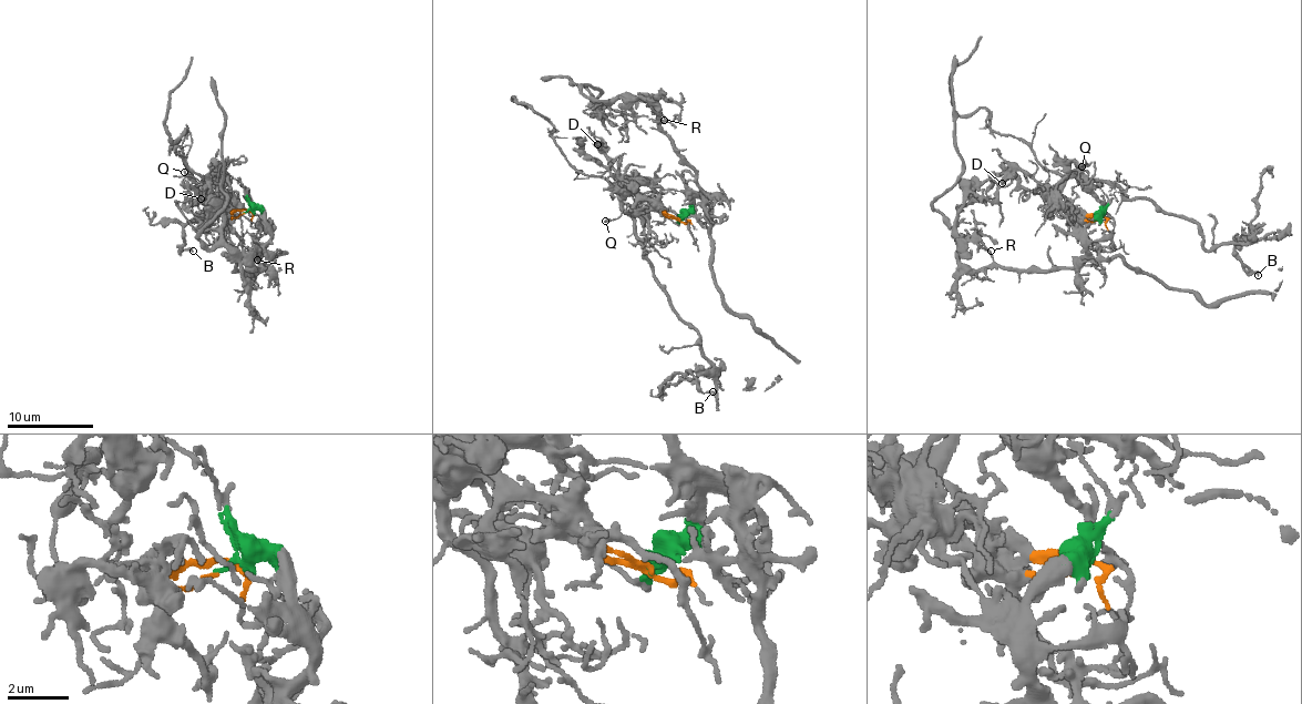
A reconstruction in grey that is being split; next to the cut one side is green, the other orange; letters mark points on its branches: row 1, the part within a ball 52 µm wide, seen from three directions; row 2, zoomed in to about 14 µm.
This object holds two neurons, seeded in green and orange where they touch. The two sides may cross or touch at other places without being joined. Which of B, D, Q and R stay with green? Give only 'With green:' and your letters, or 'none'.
With green: R

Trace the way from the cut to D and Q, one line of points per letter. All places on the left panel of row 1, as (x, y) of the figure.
D: (244, 213), (221, 215), (209, 181), (201, 199)
Q: (244, 213), (224, 213), (204, 181), (197, 186), (183, 182), (184, 171)

